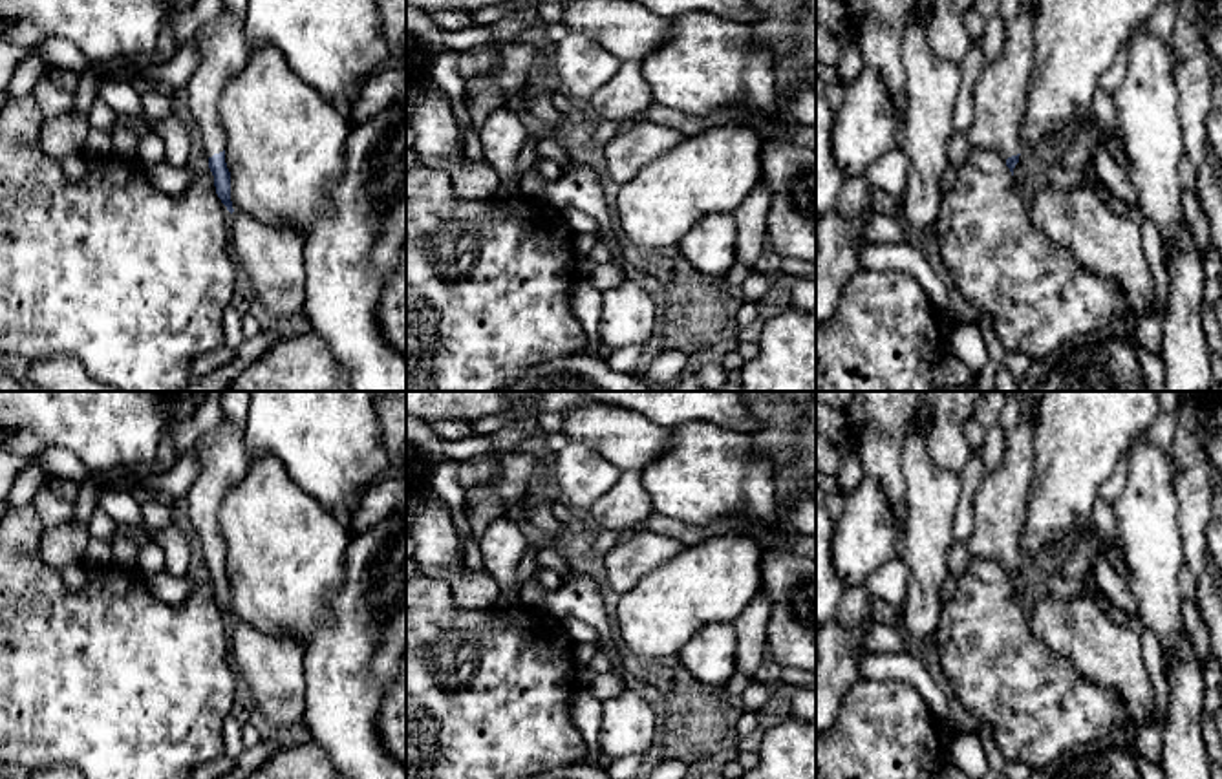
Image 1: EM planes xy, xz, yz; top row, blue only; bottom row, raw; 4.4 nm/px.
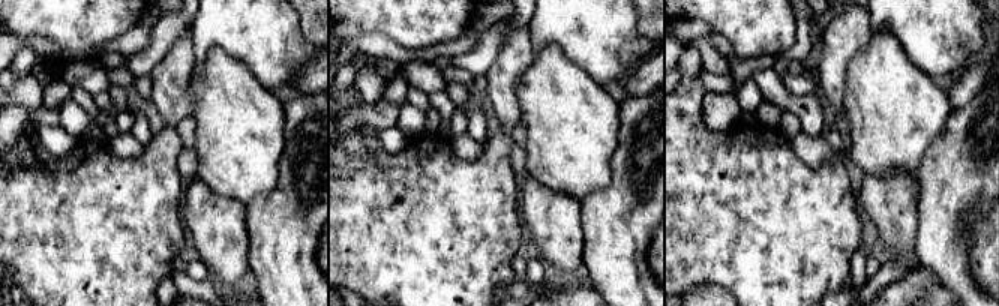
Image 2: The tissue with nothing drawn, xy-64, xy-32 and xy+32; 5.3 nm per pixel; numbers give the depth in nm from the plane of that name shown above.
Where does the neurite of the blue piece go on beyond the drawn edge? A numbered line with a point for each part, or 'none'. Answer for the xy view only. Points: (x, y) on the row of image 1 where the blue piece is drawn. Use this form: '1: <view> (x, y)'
1: xy (224, 50)

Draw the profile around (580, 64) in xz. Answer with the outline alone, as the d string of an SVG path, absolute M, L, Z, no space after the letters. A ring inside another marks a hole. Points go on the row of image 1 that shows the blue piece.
M571 31L556 46L554 86L587 102L620 69L620 60L584 33Z

